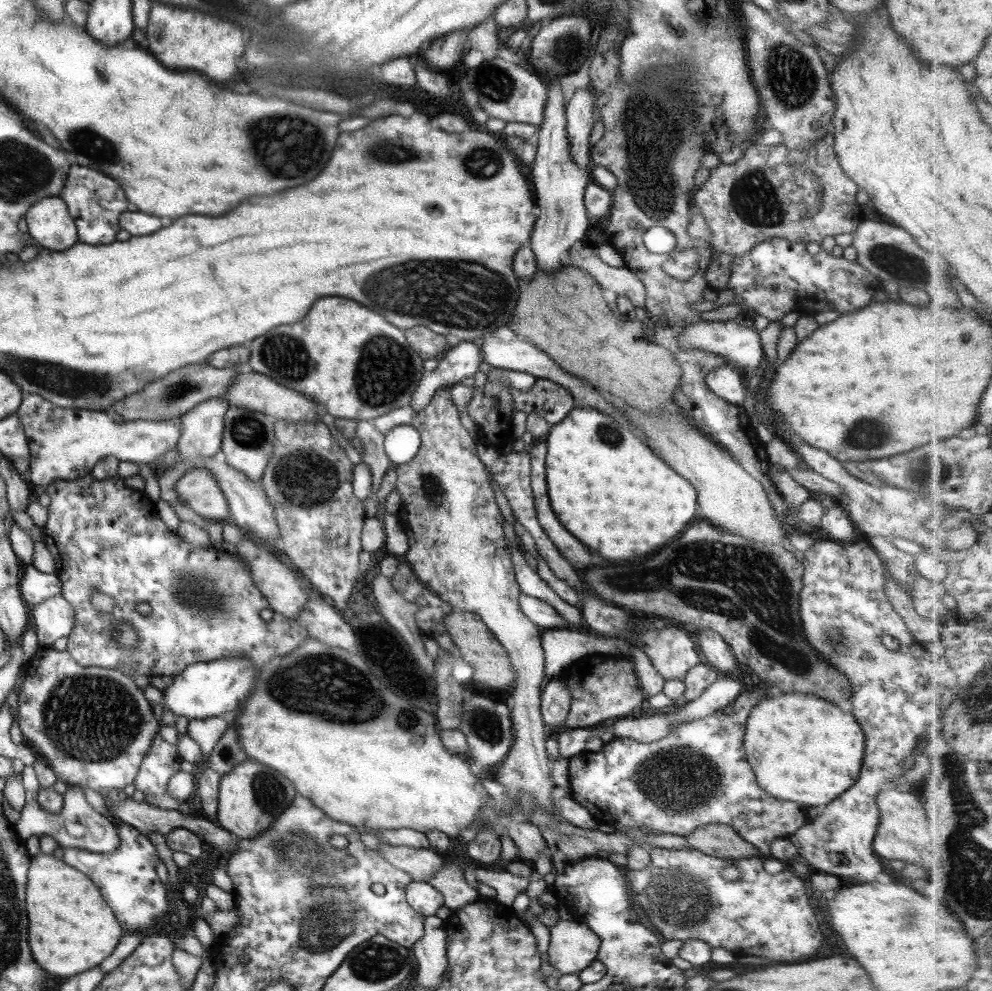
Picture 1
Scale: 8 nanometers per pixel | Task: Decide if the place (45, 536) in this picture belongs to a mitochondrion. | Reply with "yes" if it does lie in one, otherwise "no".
no

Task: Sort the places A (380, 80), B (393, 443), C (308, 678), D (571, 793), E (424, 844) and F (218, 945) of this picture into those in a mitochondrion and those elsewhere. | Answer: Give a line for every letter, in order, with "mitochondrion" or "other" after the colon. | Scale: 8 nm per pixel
A: other
B: other
C: mitochondrion
D: other
E: other
F: other

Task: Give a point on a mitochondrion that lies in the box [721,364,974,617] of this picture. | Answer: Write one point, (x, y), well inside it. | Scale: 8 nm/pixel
(856, 440)

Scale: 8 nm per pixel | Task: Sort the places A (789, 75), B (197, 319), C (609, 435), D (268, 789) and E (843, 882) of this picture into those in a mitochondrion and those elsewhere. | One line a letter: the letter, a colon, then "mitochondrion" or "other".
A: mitochondrion
B: other
C: mitochondrion
D: mitochondrion
E: other

